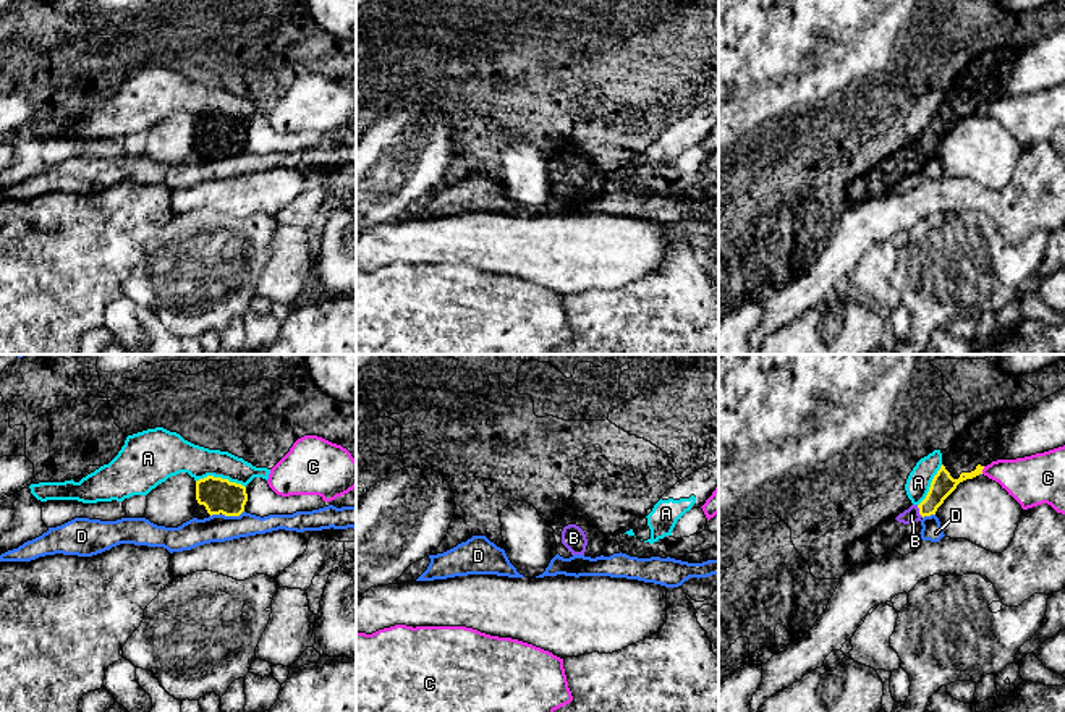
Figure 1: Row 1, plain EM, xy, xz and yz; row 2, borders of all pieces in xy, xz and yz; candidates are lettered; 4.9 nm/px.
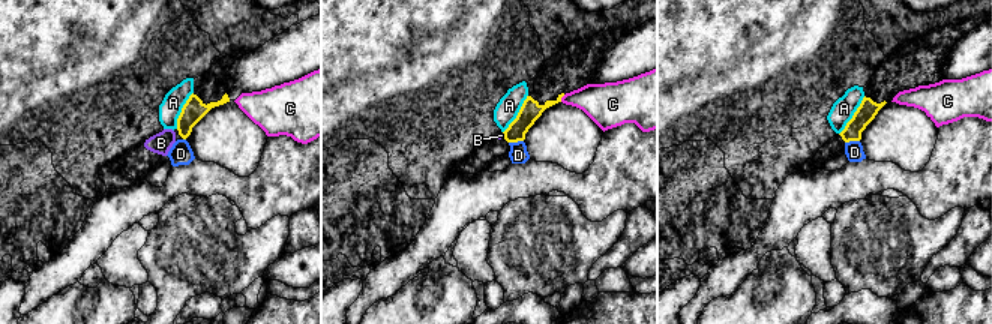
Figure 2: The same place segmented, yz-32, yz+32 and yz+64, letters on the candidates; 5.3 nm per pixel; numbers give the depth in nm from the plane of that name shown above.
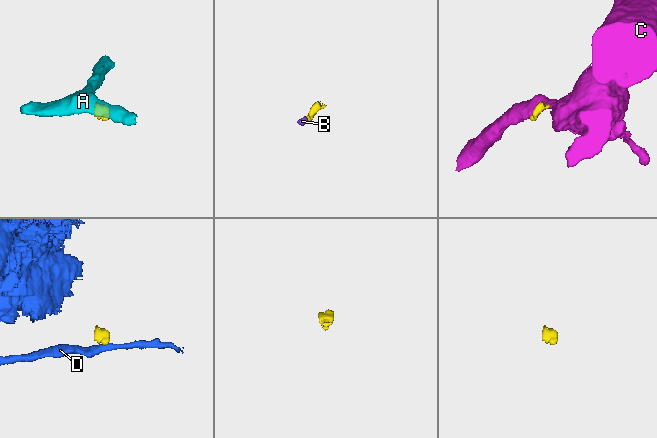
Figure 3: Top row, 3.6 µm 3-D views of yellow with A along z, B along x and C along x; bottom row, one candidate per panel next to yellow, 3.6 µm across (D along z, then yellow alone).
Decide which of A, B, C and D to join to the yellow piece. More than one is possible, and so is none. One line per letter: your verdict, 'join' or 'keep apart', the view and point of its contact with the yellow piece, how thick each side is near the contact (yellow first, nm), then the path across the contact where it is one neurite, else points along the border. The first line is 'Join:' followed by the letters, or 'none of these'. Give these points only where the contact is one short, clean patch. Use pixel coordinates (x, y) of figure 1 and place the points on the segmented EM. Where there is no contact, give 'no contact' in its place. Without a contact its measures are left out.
Join: B
A: keep apart | xy (220, 478) | 180/180 nm | along xy (196, 479), (220, 476), (245, 487)
B: join | yz (920, 512) | 120/80 nm | across yz (942, 484), (920, 512), (912, 515)
C: keep apart | yz (983, 468) | 120/240 nm | along yz (984, 466), (981, 473)
D: keep apart | xy (232, 515) | 180/140 nm | along xy (243, 510), (238, 515), (222, 515)

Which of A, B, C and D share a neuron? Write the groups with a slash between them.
A / B / C / D

